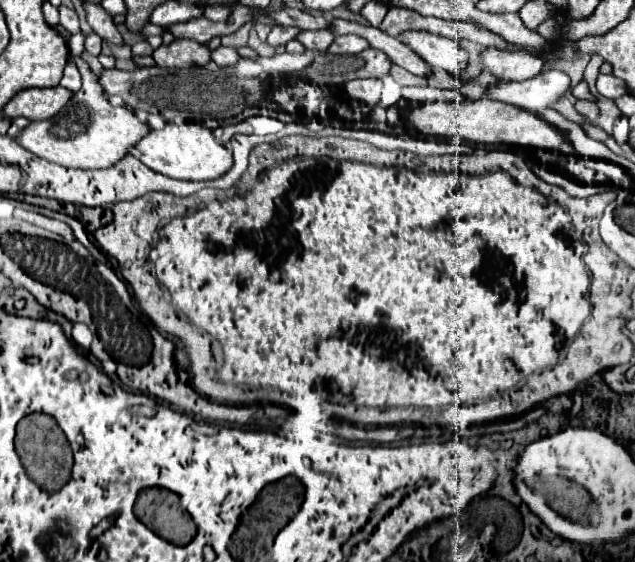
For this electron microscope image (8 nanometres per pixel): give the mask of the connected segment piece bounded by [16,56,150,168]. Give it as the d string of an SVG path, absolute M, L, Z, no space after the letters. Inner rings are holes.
M74 56L72 60L82 74L82 88L64 106L64 122L62 114L42 122L30 122L16 140L36 156L66 168L110 168L120 162L130 152L130 148L134 148L150 132L150 126L138 120L132 110L124 106L114 108L86 60L82 60L80 56Z

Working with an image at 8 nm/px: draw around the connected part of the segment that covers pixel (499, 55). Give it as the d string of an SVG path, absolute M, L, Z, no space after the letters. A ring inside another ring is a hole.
M488 48L482 54L482 60L486 68L500 80L528 80L534 78L544 66L540 58L528 52L498 50L498 48Z

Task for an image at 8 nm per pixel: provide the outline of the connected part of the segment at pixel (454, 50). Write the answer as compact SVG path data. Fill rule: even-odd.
M408 32L404 34L406 44L420 54L430 66L438 66L442 70L448 70L450 74L458 76L458 70L462 68L460 58L468 56L468 52L452 38L430 34L430 32Z

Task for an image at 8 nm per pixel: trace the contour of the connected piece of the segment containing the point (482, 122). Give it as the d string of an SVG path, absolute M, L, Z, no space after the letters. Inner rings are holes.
M490 98L482 100L462 100L462 102L426 102L418 108L408 108L404 114L406 122L426 136L450 136L468 142L482 144L516 144L516 146L558 150L566 140L564 132L556 130L542 118L528 110L516 108L512 104L496 102Z

